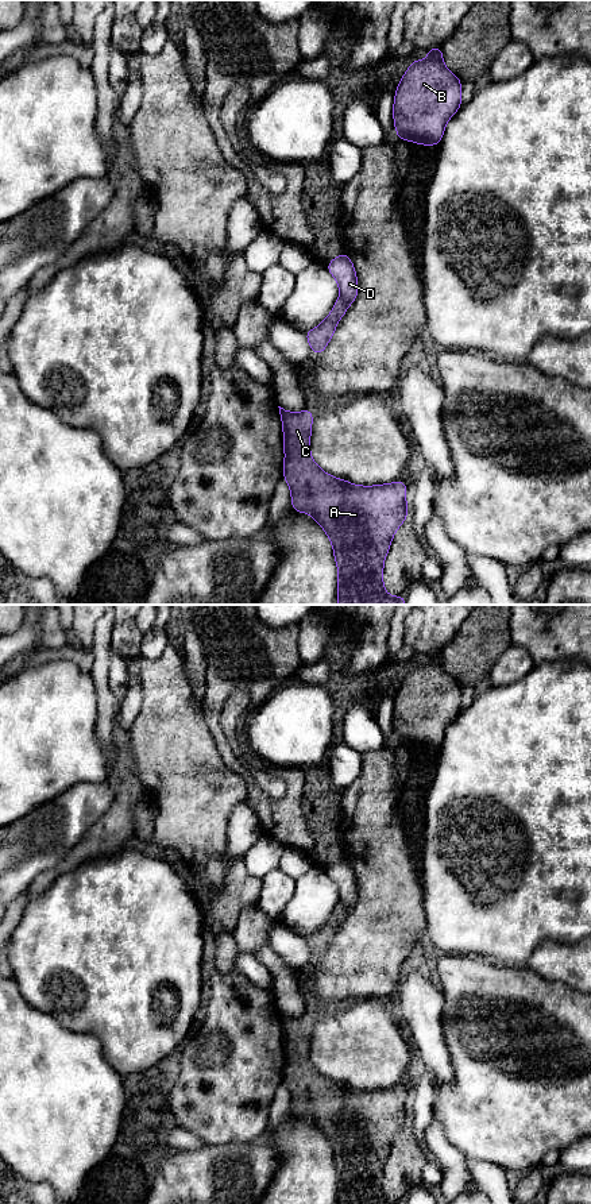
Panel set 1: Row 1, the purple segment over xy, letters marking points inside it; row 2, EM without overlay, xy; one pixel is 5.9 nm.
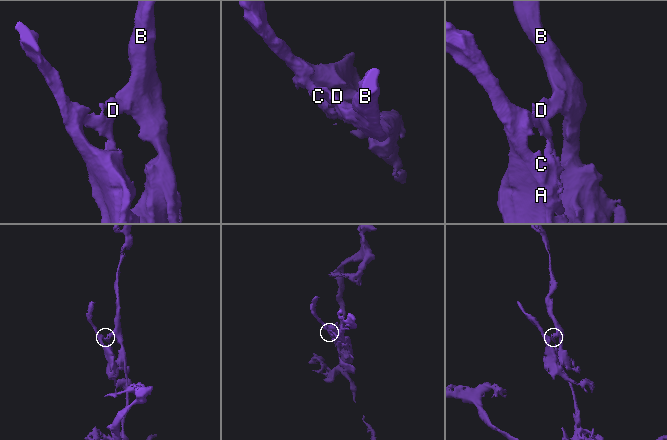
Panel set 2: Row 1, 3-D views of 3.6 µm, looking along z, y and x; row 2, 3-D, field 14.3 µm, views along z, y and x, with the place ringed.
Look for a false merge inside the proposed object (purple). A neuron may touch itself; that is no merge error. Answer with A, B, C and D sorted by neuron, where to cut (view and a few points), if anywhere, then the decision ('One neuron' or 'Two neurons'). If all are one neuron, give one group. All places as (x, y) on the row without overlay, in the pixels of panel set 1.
Groups: A C / B D. Split along xy (340, 902), (347, 910). Two neurons

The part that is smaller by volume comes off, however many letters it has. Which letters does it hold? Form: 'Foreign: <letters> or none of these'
Foreign: A, C

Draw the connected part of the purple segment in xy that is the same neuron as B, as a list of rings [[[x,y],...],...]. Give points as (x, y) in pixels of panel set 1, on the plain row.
[[[441,652],[426,655],[429,661],[425,665],[412,665],[410,672],[399,686],[394,711],[394,730],[397,742],[421,748],[425,752],[437,752],[443,742],[447,726],[461,710],[461,686],[444,671]]]

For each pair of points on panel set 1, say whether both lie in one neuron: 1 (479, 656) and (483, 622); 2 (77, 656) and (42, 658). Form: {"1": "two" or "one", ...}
{"1": "one", "2": "one"}

